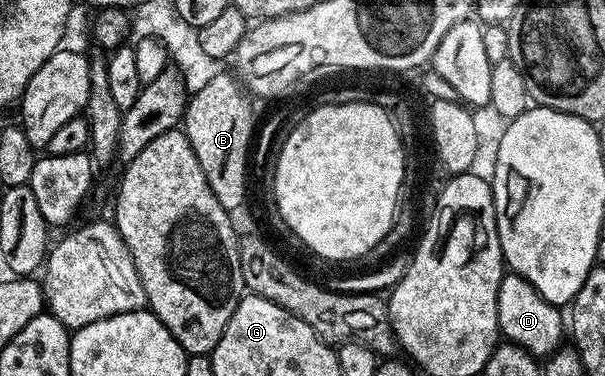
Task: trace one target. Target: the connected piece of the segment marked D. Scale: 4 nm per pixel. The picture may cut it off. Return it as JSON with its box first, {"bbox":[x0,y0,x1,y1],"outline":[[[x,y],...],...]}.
{"bbox":[498,273,566,357],"outline":[[[506,273],[502,277],[498,285],[498,325],[501,336],[507,342],[537,357],[553,355],[566,339],[566,319],[565,316],[564,319],[560,316],[560,311],[561,308],[557,304],[547,303],[538,293],[538,289],[534,289],[534,285],[530,285],[530,281],[526,281],[521,275]]]}

